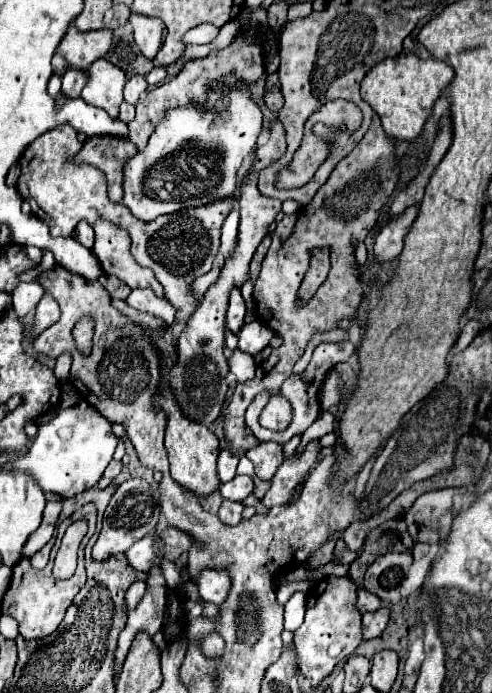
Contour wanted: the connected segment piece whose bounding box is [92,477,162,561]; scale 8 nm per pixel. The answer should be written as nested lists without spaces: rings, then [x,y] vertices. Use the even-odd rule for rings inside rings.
[[[136,477],[136,479],[128,479],[128,481],[120,483],[116,493],[112,495],[112,499],[108,503],[100,537],[92,549],[94,559],[98,559],[98,561],[108,559],[110,555],[126,551],[130,545],[134,545],[136,541],[140,541],[146,535],[150,535],[158,523],[160,513],[162,513],[160,493],[146,479]]]

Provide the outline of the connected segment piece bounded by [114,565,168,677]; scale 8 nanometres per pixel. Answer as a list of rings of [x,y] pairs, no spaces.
[[[154,565],[148,573],[148,591],[140,605],[128,613],[128,621],[124,631],[118,637],[118,645],[114,651],[114,677],[122,671],[122,663],[126,659],[126,653],[138,633],[146,633],[148,637],[154,637],[162,627],[162,615],[164,615],[164,603],[166,603],[166,581],[162,577],[162,571],[158,565]]]

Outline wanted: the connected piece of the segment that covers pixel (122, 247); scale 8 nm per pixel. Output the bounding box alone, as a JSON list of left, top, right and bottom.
[92,219,164,297]

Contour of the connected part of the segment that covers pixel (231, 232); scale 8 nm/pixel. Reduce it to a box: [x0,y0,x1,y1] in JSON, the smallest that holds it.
[220,209,238,257]

